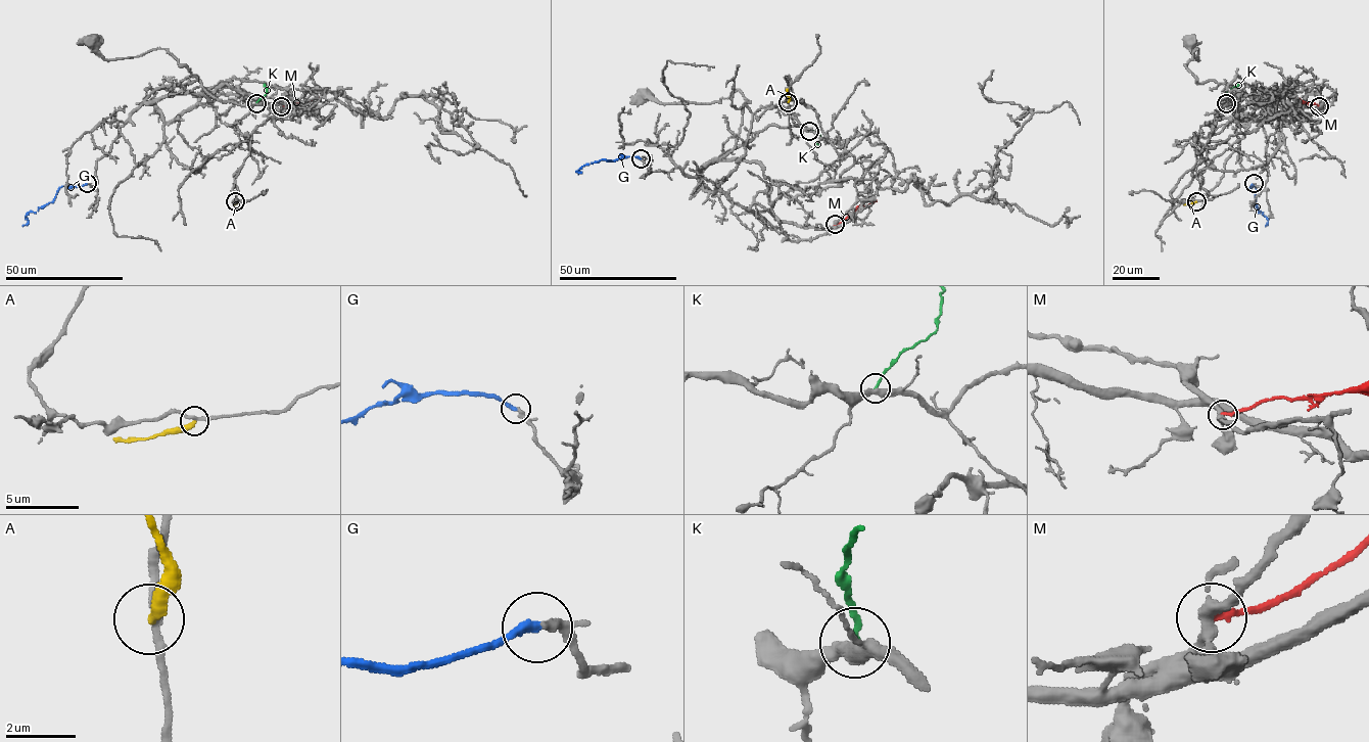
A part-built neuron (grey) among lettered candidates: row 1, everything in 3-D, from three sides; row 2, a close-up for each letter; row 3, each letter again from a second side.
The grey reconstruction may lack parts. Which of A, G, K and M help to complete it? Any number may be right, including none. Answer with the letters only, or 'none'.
G

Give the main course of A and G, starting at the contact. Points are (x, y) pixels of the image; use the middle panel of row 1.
A: (788, 102), (787, 89)
G: (641, 158), (622, 156), (612, 160), (600, 159), (582, 166), (580, 173), (575, 171)

